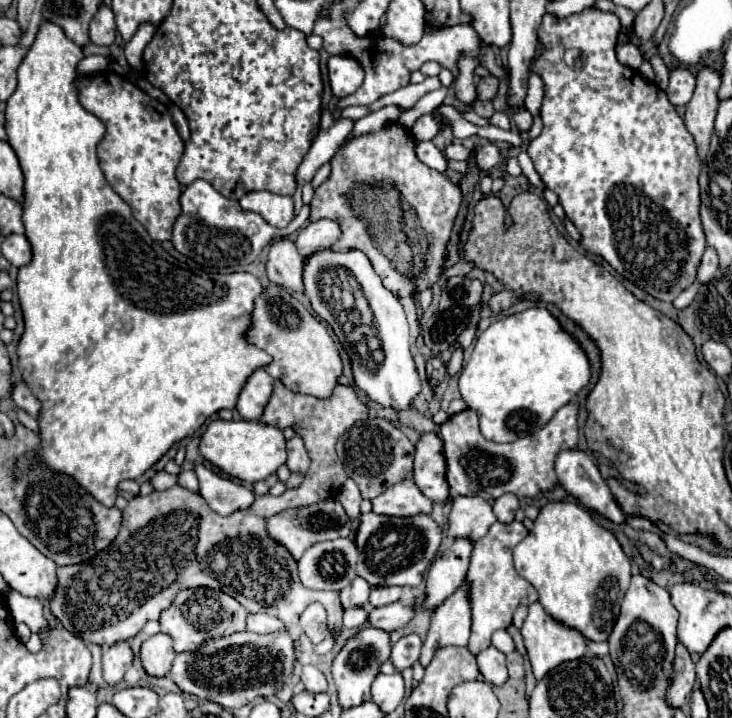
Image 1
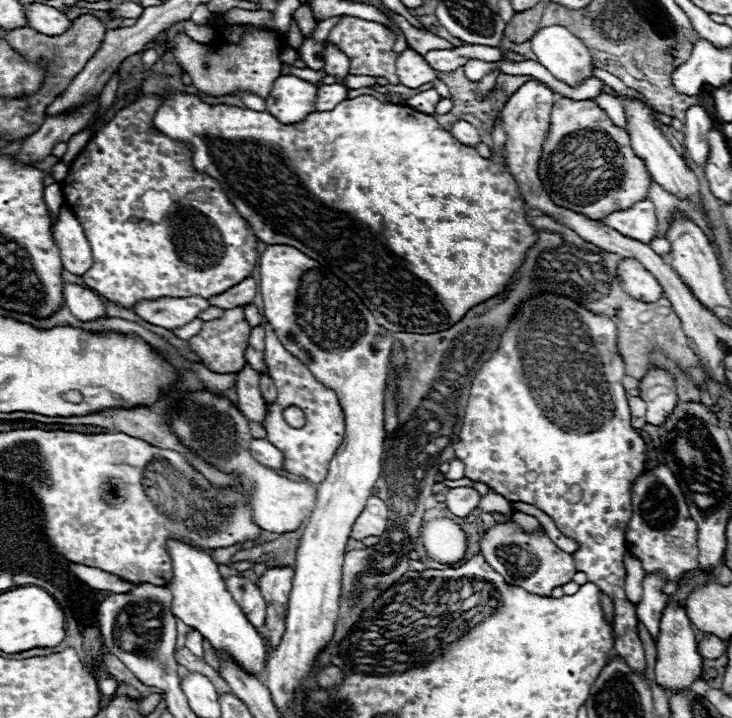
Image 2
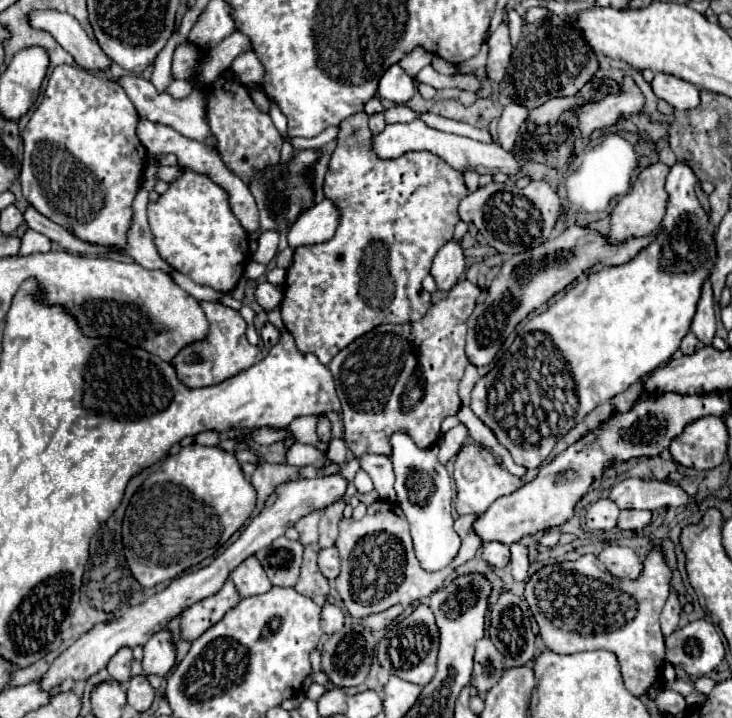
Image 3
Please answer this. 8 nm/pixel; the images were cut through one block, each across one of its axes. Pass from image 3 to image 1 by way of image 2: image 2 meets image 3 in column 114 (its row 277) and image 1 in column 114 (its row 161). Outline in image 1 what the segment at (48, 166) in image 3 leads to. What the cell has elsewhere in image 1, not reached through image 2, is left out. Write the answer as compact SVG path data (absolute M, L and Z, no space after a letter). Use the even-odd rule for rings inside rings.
M110 70L82 78L78 82L78 100L106 126L106 136L98 146L98 158L108 184L128 202L134 218L154 240L170 240L172 222L180 214L182 186L176 180L176 166L184 154L184 142L168 110L152 106L150 98L136 84Z

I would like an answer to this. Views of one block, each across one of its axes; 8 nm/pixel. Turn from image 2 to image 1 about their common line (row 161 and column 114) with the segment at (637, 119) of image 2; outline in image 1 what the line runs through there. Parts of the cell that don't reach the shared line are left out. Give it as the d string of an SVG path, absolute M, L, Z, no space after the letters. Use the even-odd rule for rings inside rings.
M116 642L108 648L104 648L104 656L102 656L102 666L104 666L104 680L108 684L118 684L124 676L124 672L132 666L134 660L134 652L130 648L128 642Z

